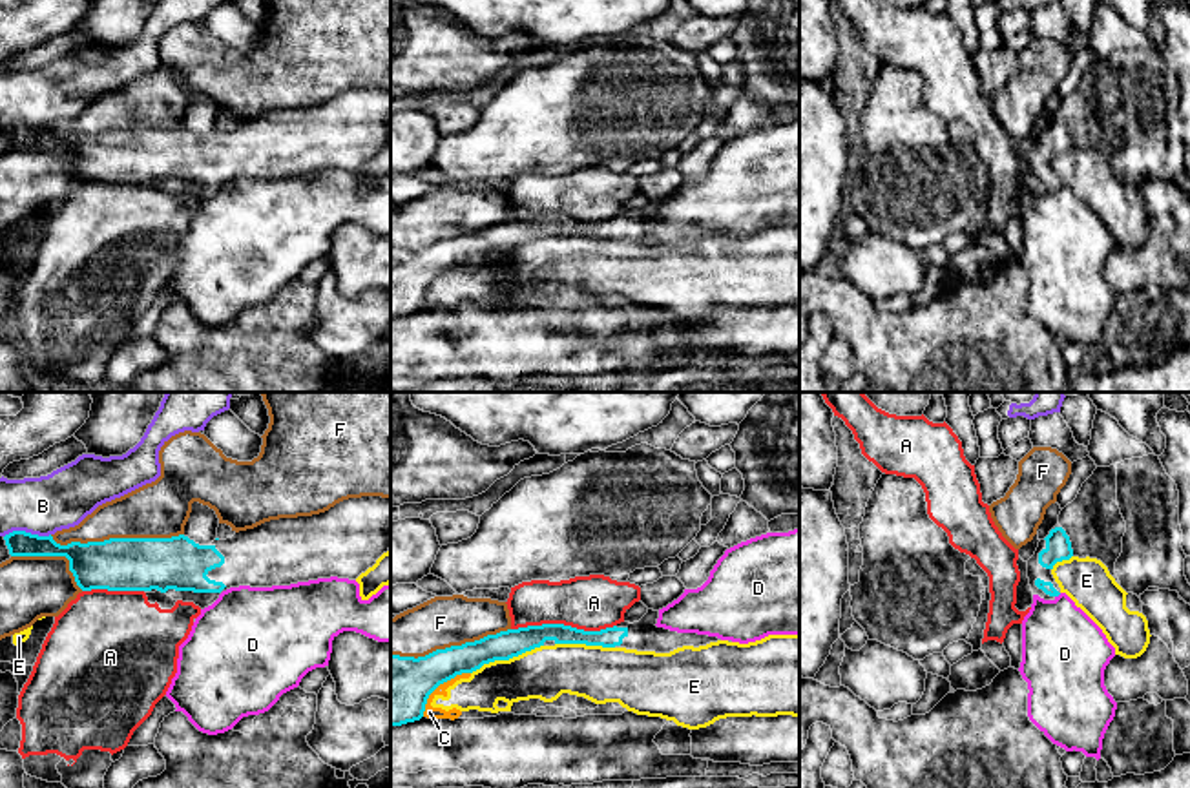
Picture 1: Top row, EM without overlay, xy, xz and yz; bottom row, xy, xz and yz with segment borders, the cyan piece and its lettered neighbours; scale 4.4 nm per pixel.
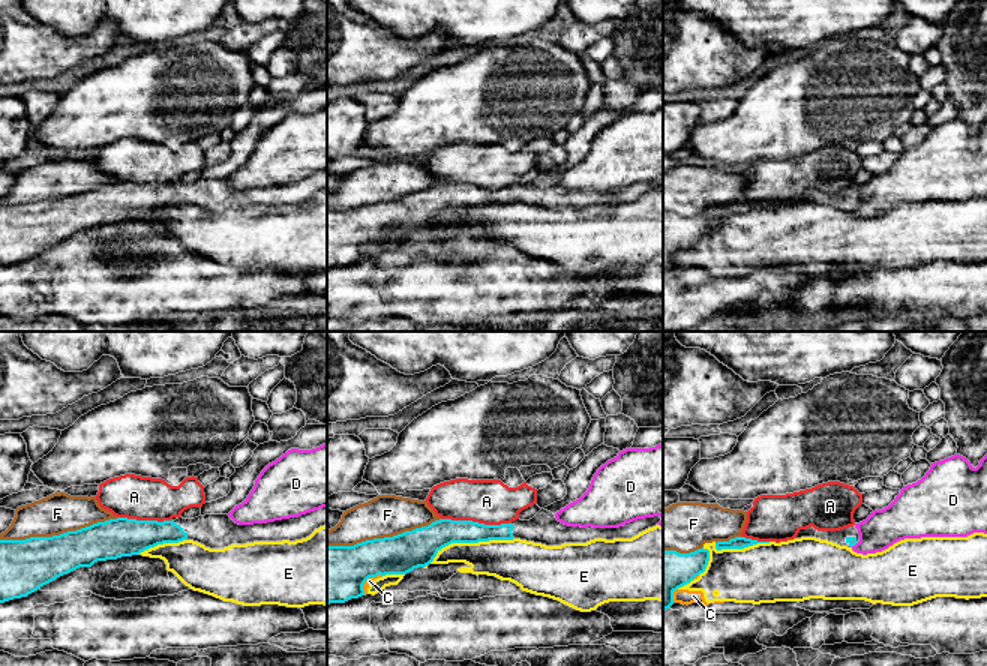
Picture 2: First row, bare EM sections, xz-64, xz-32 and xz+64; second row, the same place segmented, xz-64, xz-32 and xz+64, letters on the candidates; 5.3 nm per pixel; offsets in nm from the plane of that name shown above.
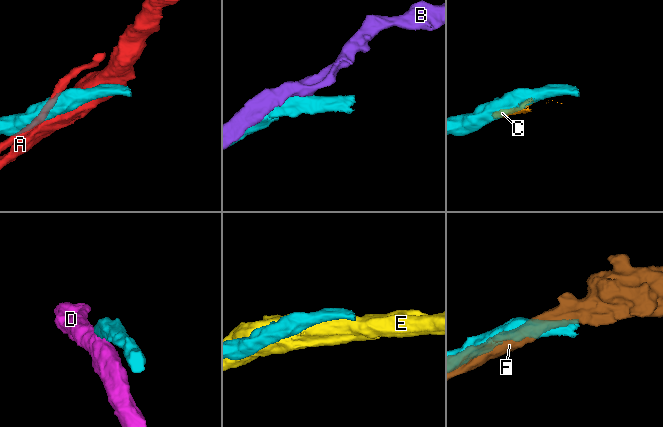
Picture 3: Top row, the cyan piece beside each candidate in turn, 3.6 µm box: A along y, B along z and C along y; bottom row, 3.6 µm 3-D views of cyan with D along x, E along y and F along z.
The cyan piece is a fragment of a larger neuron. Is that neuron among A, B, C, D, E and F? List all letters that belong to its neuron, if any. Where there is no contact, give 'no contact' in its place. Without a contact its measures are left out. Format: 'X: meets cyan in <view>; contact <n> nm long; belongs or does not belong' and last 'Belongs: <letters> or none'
A: meets cyan in xz; contact 460 nm long; does not belong
B: meets cyan in xy; contact 200 nm long; does not belong
C: meets cyan in xz; contact 300 nm long; does not belong
D: meets cyan in yz; contact 40 nm long; does not belong
E: meets cyan in xz; contact 340 nm long; does not belong
F: meets cyan in xy; contact 600 nm long; does not belong
Belongs: none

